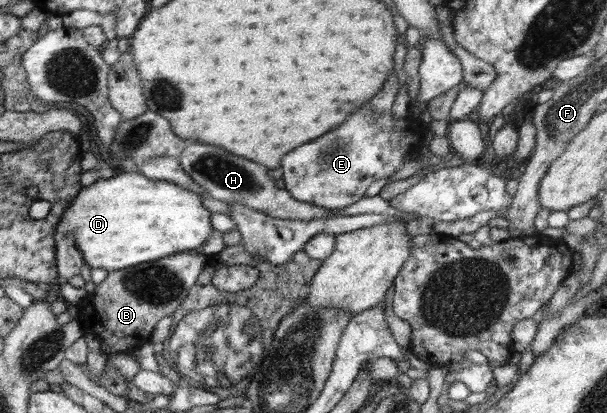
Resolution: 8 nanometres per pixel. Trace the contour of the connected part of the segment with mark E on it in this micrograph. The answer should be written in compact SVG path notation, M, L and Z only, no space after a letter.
M364 105L352 117L348 117L348 121L344 121L340 127L284 155L282 178L286 184L285 189L294 200L326 209L344 209L364 198L366 190L374 181L387 179L396 173L405 164L404 157L407 153L416 152L419 156L424 150L422 142L427 133L430 133L430 130L422 125L419 118L407 116L400 119L400 117L394 117L391 112L384 113L384 115L372 115L370 105Z

